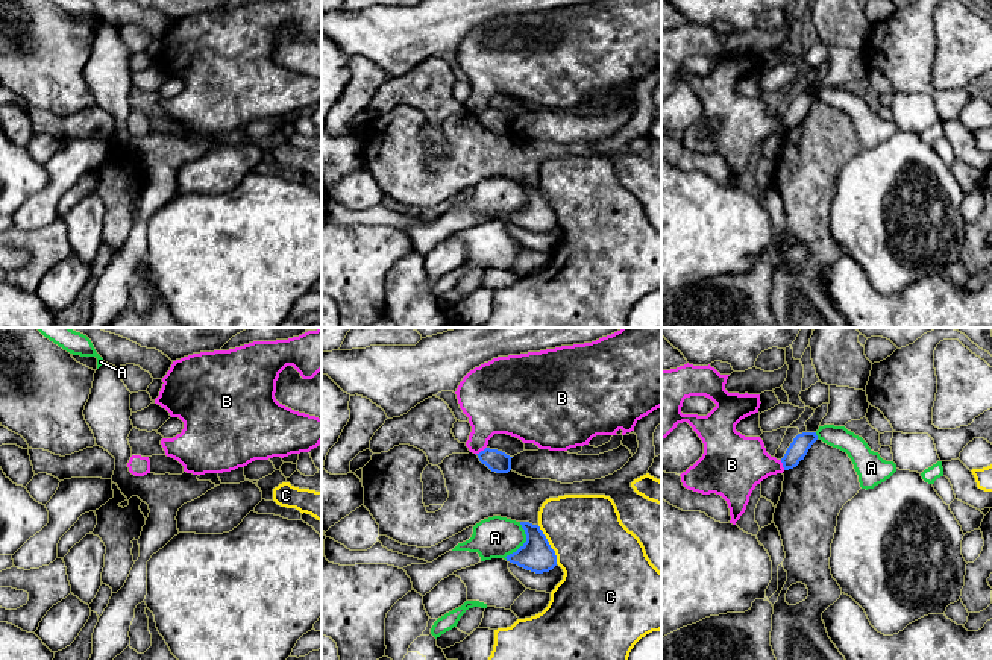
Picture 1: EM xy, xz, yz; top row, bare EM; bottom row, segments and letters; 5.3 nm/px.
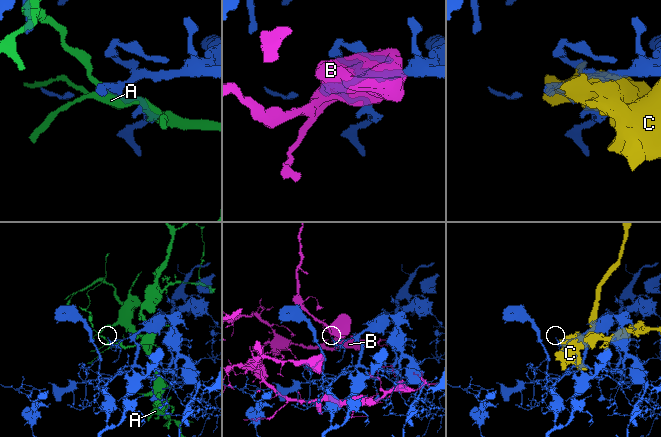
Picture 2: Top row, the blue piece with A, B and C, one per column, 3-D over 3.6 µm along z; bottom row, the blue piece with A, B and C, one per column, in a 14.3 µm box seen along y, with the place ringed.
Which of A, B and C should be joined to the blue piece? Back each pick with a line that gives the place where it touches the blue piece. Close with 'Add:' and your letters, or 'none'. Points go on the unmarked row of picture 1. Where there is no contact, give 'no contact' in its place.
Add: none

